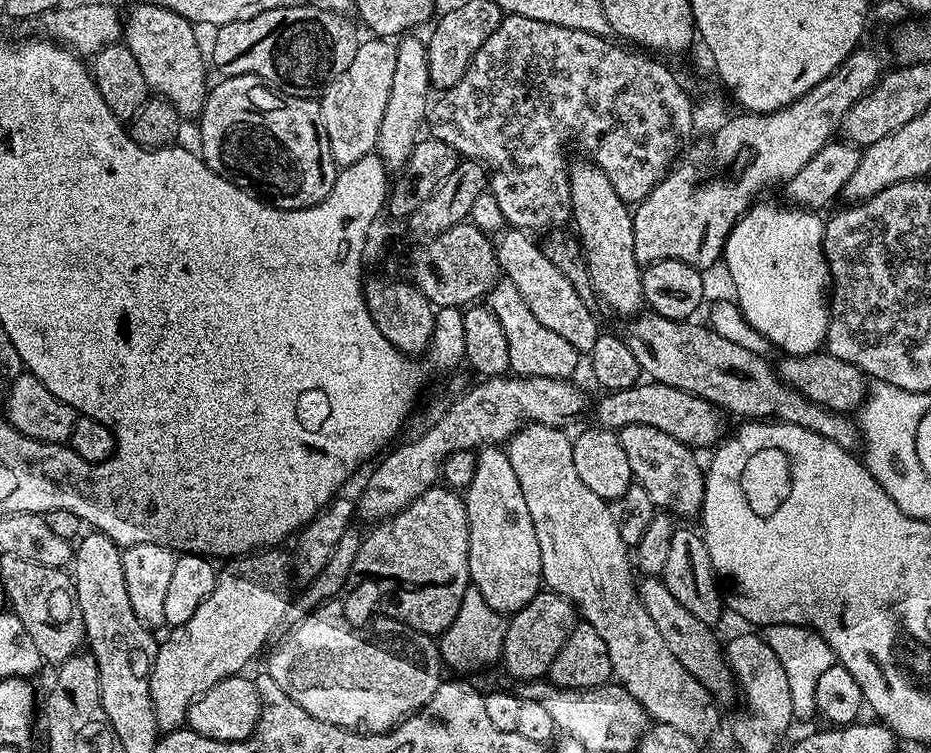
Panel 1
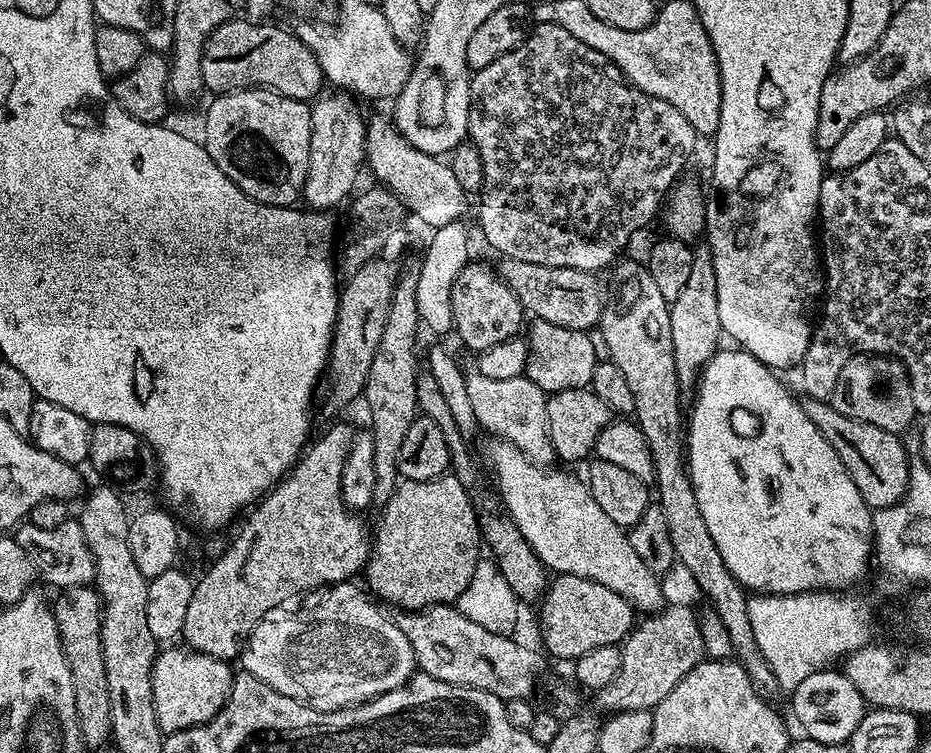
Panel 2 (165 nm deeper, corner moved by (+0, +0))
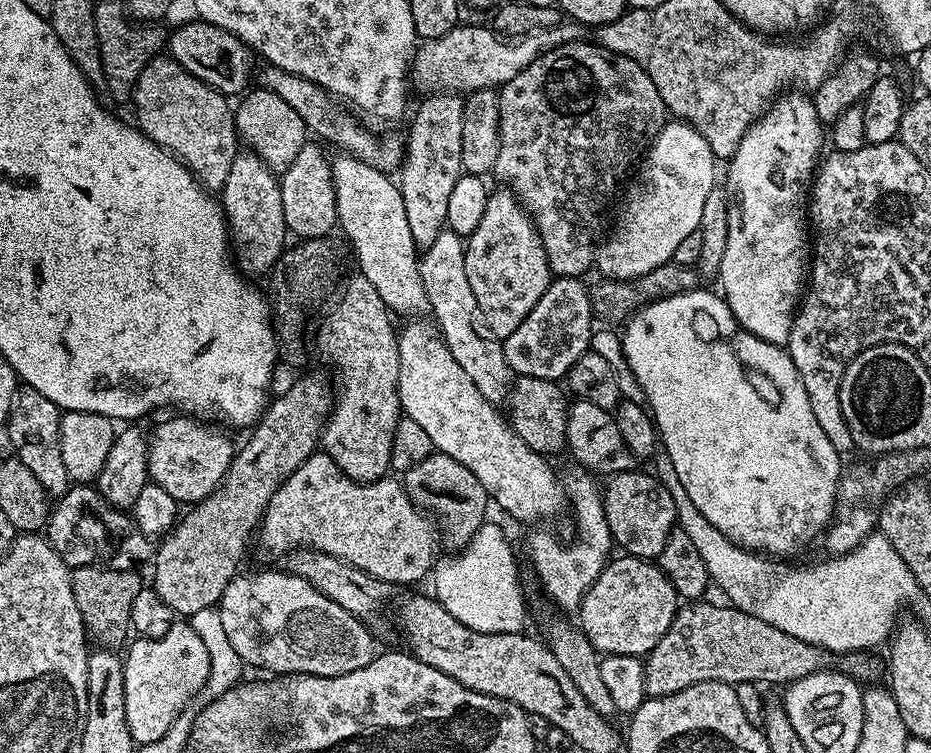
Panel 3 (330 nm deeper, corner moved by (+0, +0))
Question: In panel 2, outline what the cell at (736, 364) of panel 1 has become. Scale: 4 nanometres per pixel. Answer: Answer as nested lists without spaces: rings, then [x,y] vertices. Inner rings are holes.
[[[808,398],[803,405],[810,422],[814,422],[822,438],[834,446],[834,454],[842,458],[850,478],[854,478],[854,486],[858,486],[858,494],[862,494],[869,509],[890,508],[904,499],[904,492],[908,489],[910,459],[897,433],[882,430],[882,426],[874,426],[870,422],[858,422],[858,418],[846,418],[846,414],[834,410],[828,400]]]

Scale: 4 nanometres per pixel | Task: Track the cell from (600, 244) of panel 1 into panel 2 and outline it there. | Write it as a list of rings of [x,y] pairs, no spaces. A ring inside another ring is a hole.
[[[647,267],[624,268],[620,276],[624,279],[624,285],[620,288],[620,296],[613,300],[611,297],[600,316],[599,339],[603,351],[604,348],[608,351],[605,352],[607,359],[612,360],[618,370],[622,370],[634,394],[634,422],[642,430],[650,450],[654,466],[654,496],[662,514],[666,514],[666,526],[670,530],[670,542],[676,551],[676,559],[679,567],[684,567],[692,575],[693,582],[708,595],[712,603],[711,611],[726,626],[735,659],[748,671],[761,696],[772,698],[772,695],[780,692],[780,687],[774,678],[774,670],[766,658],[762,658],[762,650],[758,650],[754,642],[746,590],[730,574],[730,570],[726,570],[722,554],[718,554],[718,546],[714,546],[714,538],[710,538],[710,530],[706,530],[702,510],[698,510],[698,498],[692,489],[692,479],[688,477],[686,434],[682,429],[683,417],[680,418],[682,389],[674,366],[674,338],[670,334],[670,302],[662,298]]]

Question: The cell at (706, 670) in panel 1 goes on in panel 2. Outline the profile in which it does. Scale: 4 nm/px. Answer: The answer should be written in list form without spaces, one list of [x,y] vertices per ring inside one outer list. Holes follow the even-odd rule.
[[[499,438],[489,439],[484,448],[484,456],[496,475],[496,488],[504,499],[503,511],[511,516],[514,526],[522,530],[522,538],[530,542],[534,554],[542,561],[545,569],[561,576],[577,576],[598,582],[606,586],[606,590],[614,590],[622,598],[626,598],[633,609],[640,614],[653,614],[665,607],[664,592],[660,589],[661,577],[638,558],[634,546],[630,546],[625,529],[618,527],[611,518],[604,513],[602,506],[594,502],[587,483],[568,472],[556,468],[560,466],[545,466],[532,464],[510,442]]]

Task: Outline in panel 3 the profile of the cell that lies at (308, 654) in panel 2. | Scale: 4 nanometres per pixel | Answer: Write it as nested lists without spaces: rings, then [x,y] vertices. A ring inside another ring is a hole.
[[[287,570],[281,572],[252,572],[249,576],[238,574],[226,586],[224,593],[220,598],[218,605],[222,614],[222,627],[226,629],[226,635],[230,638],[230,646],[234,646],[234,650],[238,650],[241,661],[245,665],[253,664],[256,668],[265,668],[268,674],[295,674],[298,676],[341,676],[342,674],[350,674],[350,670],[358,670],[362,666],[366,666],[372,661],[372,657],[377,655],[378,647],[372,641],[372,636],[368,633],[369,625],[365,621],[354,618],[354,614],[350,614],[350,610],[342,610],[342,606],[338,606],[338,602],[334,602],[330,598],[326,598],[318,590],[314,590],[314,586],[310,586],[310,582],[306,582],[304,578],[293,576]]]

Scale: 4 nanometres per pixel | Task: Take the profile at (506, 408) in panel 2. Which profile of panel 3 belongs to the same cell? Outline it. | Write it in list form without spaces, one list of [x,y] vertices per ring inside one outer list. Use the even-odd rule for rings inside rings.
[[[451,230],[440,232],[438,238],[434,238],[434,242],[430,242],[430,246],[423,249],[420,256],[422,282],[432,307],[431,319],[450,354],[454,354],[454,362],[466,370],[466,375],[470,377],[470,382],[474,382],[474,386],[478,386],[482,398],[500,406],[507,401],[514,373],[504,357],[503,343],[484,329],[482,310],[478,310],[474,290],[470,290],[470,282],[466,278],[464,245],[465,241],[458,233]]]

